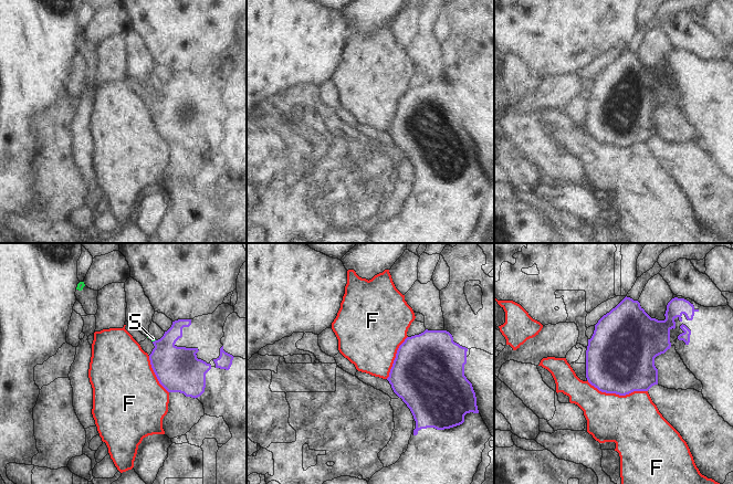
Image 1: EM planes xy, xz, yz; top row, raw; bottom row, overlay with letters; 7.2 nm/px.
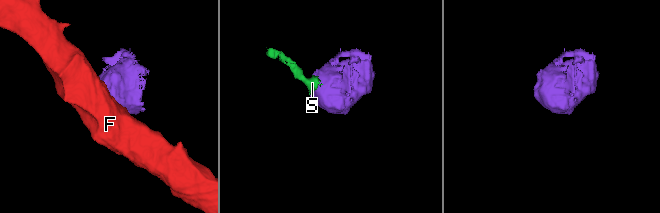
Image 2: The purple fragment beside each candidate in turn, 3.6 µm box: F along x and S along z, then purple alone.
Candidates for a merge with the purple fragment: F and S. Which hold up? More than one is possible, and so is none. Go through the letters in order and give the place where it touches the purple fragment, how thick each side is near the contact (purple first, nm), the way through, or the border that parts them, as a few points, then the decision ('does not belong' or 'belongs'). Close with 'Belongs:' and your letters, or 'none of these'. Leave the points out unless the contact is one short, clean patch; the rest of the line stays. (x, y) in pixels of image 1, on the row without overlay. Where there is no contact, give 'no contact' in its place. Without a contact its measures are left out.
F: contact yz (617, 146); calibres 500 and 400 nm; does not belong
S: contact xy (155, 93); calibres 300 and 20 nm; way xy (175, 119), (155, 93), (153, 91); belongs
Belongs: S

